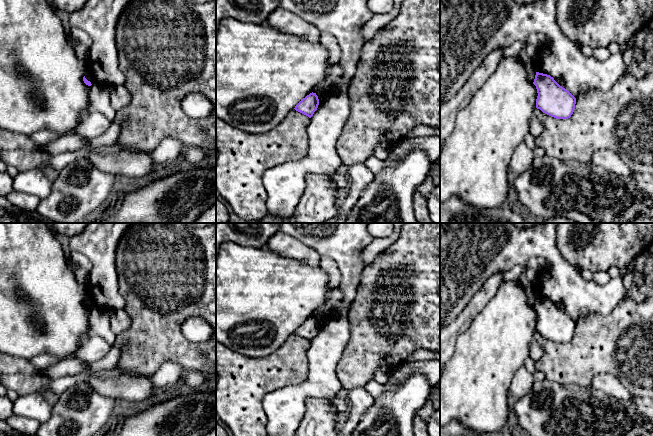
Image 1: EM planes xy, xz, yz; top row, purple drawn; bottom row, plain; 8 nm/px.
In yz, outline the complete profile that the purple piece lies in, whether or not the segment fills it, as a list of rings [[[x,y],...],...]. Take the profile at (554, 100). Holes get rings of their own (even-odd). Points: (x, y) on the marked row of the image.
[[[536,72],[533,84],[537,89],[536,108],[556,119],[568,119],[574,112],[576,98],[553,77]]]

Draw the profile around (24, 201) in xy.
[[[11,191],[6,198],[14,206],[27,211],[36,211],[40,199],[34,195],[21,193],[19,191]]]

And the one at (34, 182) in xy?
[[[40,169],[22,171],[14,178],[13,189],[42,200],[50,195],[52,181]]]

